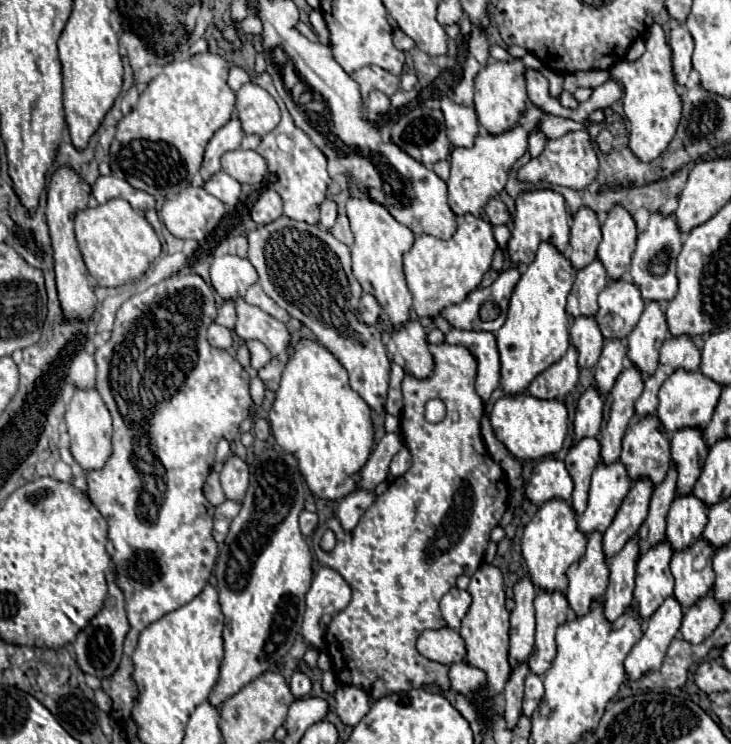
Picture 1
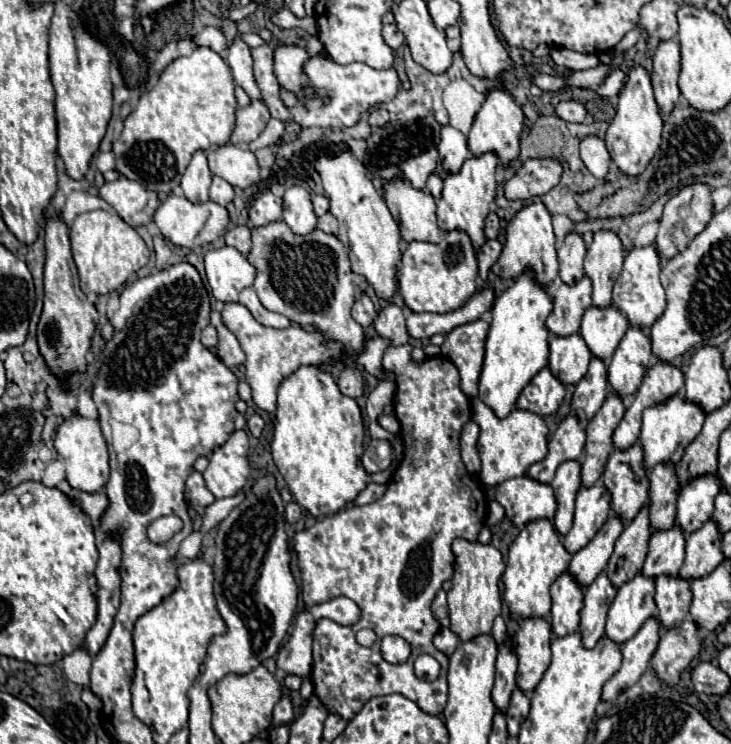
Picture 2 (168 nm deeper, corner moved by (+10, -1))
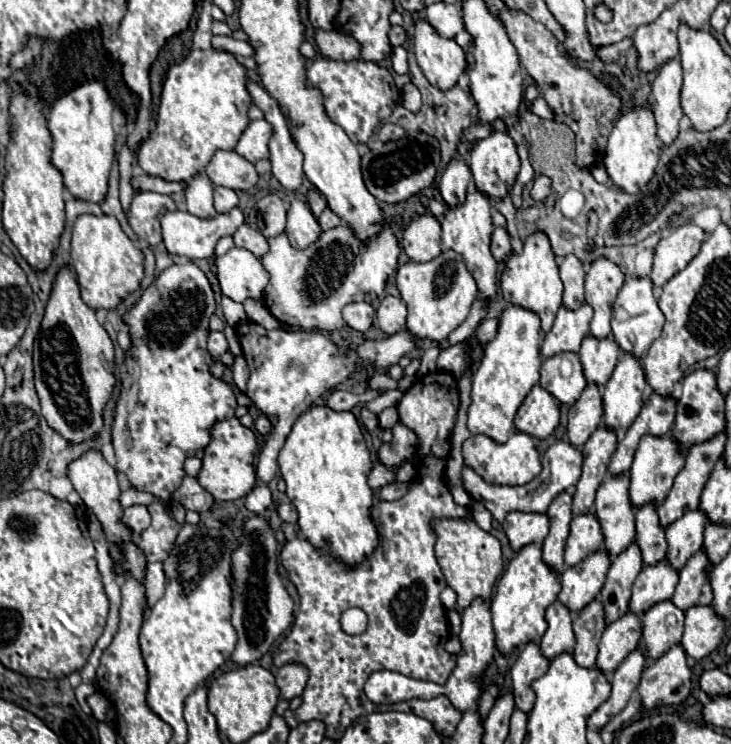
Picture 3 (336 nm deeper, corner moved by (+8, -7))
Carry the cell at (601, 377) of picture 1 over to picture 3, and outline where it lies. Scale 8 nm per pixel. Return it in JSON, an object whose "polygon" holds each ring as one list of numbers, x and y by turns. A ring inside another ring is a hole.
{"polygon":[[589,383,583,395,569,409,569,425,567,435,569,443,575,447,583,447,591,433,601,425,603,419,603,403,599,387]]}

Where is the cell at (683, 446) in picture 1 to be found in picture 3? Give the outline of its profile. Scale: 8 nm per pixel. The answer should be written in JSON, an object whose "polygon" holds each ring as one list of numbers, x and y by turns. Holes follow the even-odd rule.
{"polygon":[[645,505,635,513,635,543,641,549,643,565,655,565,655,561,661,561,667,553,665,529,659,525,653,505]]}

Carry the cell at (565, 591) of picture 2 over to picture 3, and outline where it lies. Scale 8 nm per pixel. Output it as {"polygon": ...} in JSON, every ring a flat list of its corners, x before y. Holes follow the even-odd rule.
{"polygon":[[555,601,547,613,547,631,539,643,543,655,551,661,551,657,557,657,559,653,571,653,575,647,575,633,571,629,571,613,565,605]]}

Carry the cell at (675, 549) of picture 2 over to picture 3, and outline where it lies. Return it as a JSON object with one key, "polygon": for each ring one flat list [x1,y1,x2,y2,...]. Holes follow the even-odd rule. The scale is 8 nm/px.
{"polygon":[[659,561,653,567,643,567,633,583,629,609,635,609,635,613,645,613,647,609,651,609,651,605,671,599,677,581,679,573,671,569,667,561]]}

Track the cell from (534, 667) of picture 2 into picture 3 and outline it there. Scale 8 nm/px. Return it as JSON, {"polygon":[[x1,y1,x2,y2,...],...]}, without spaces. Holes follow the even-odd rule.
{"polygon":[[527,643,515,665,511,667,511,681,513,681,513,697,515,697,515,707,521,709,523,713,529,713,535,703,535,693,531,691,531,683,543,673,547,673,549,661,543,657,541,649,537,643]]}

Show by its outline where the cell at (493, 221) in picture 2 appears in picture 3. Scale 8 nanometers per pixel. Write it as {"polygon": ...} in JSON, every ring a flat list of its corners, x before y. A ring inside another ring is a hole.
{"polygon":[[497,227,493,231,493,237,491,237,491,253,497,261,503,261,505,257,509,257,513,251,511,251,511,243,509,243,509,235,503,227]]}

